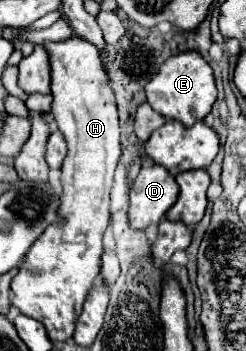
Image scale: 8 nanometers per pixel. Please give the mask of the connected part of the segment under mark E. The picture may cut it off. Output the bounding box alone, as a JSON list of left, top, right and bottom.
[146,52,216,126]

